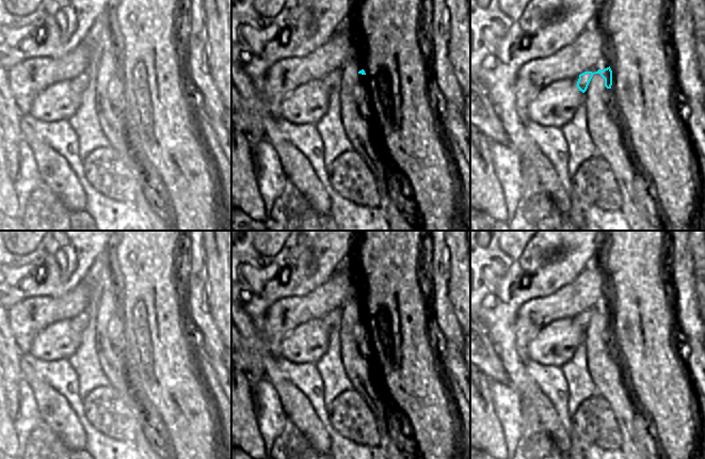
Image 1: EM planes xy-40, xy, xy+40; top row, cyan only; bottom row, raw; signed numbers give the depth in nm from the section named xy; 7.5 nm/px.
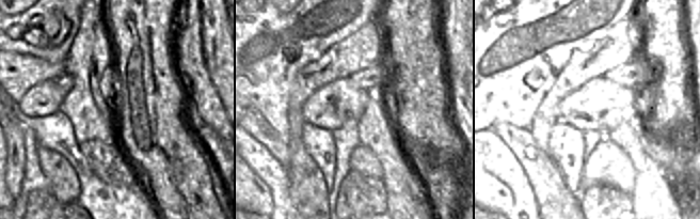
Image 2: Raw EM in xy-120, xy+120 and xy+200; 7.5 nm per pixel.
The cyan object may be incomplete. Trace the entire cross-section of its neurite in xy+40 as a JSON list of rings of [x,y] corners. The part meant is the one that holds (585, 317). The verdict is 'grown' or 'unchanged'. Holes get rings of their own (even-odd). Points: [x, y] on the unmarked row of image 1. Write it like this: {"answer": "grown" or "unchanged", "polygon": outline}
{"answer": "unchanged", "polygon": [[[609,305],[605,308],[598,308],[595,312],[584,311],[584,312],[580,313],[579,318],[577,320],[577,325],[576,325],[579,328],[579,330],[581,330],[582,332],[584,332],[587,330],[588,325],[589,325],[589,322],[590,322],[594,313],[599,313],[605,318],[605,326],[607,328],[611,328],[611,325],[612,325],[612,310]]]}

